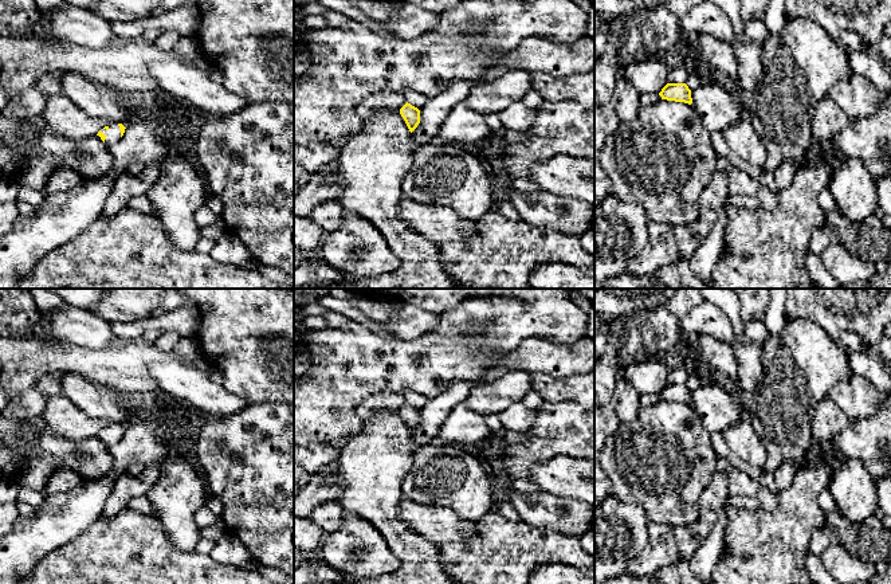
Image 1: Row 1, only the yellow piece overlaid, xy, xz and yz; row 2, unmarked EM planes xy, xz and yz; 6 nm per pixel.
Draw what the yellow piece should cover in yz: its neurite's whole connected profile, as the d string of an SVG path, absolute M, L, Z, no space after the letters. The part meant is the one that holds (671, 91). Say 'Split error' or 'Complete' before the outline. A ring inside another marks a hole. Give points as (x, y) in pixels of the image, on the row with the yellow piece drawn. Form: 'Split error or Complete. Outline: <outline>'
Complete. Outline: M667 83L659 95L667 101L692 103L691 90L686 83Z

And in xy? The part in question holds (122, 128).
Split error. Outline: M111 122L109 126L101 129L97 136L99 136L107 146L111 146L123 136L125 129L122 124Z

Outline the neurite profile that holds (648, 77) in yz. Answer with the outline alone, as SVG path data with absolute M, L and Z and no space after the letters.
M660 55L632 63L624 71L639 94L659 94L667 85L671 66L671 59Z

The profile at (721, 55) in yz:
M707 34L694 36L692 43L710 67L718 72L719 78L729 77L737 79L738 60L733 44Z

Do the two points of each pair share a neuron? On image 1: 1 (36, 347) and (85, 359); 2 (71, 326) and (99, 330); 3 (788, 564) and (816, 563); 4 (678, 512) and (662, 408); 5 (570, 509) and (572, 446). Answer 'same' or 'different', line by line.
1: same
2: same
3: different
4: same
5: different

